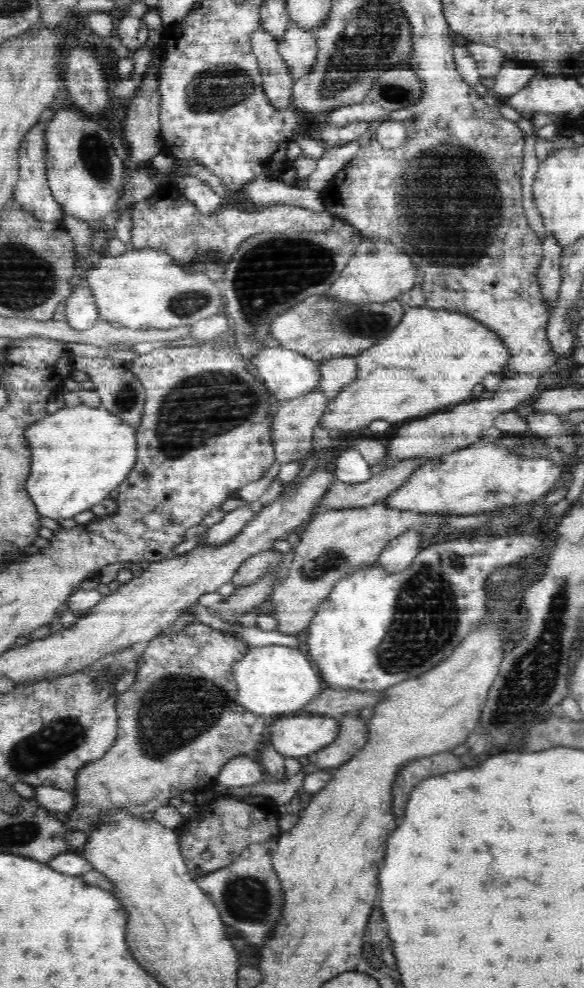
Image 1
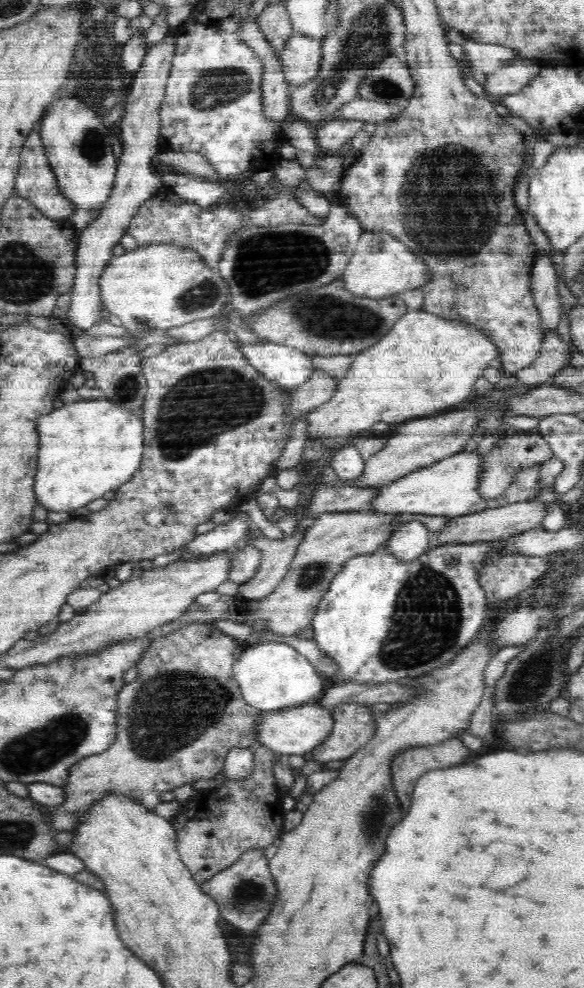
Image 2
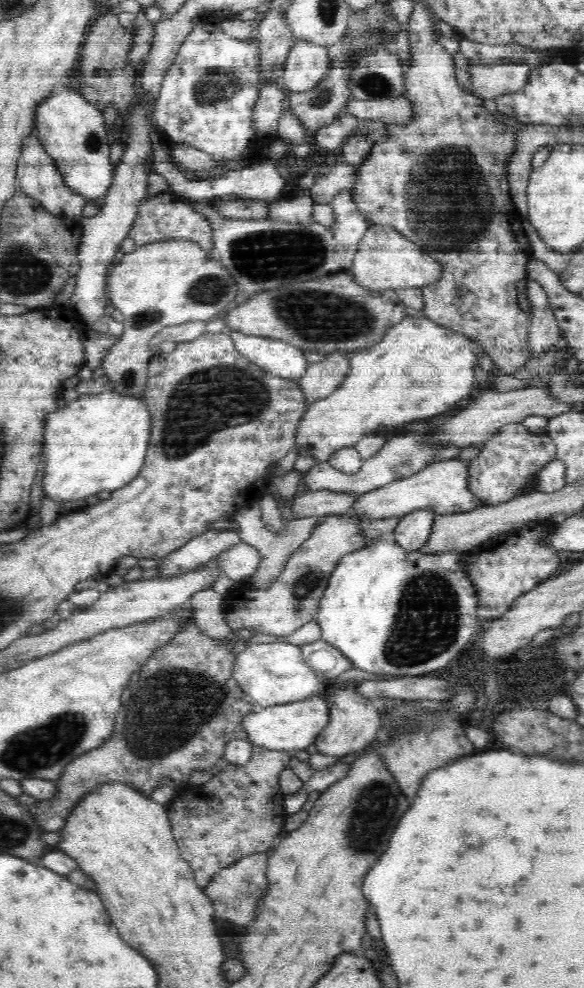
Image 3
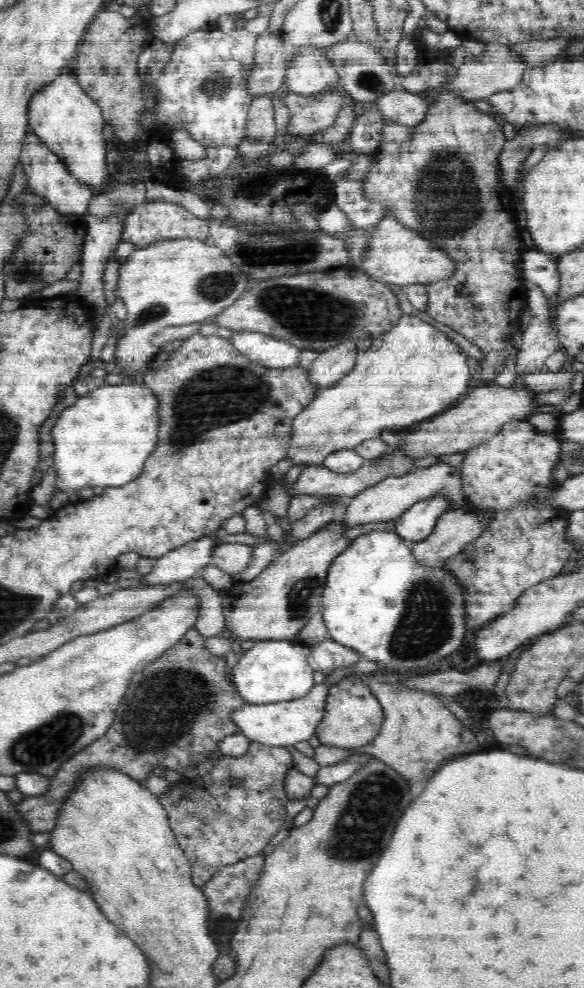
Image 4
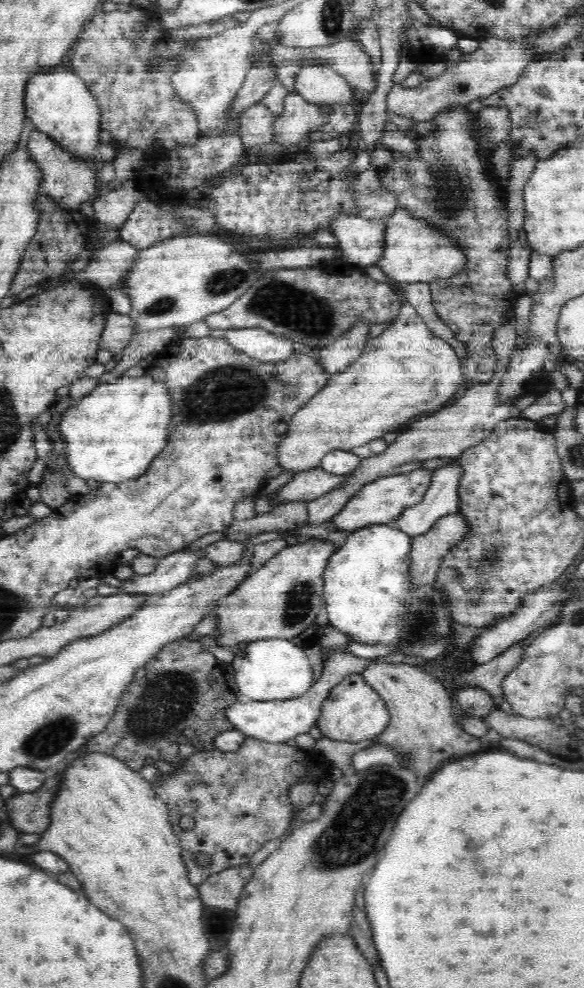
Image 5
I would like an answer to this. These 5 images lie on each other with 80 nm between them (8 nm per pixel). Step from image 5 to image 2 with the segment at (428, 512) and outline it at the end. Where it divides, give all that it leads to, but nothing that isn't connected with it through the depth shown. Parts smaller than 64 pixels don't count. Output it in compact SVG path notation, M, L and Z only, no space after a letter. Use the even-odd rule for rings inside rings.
M418 521L402 524L384 544L398 560L413 560L431 548L432 533Z

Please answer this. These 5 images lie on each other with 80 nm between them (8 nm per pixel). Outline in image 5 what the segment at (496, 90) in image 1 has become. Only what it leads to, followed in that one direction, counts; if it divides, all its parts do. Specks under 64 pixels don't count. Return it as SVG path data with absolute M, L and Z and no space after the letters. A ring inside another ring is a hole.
M540 35L521 39L520 41L506 41L489 37L478 46L474 52L469 52L461 61L448 64L448 68L437 78L432 78L416 88L407 89L400 84L394 84L386 100L387 113L396 114L415 122L431 120L442 110L450 106L469 104L481 97L489 96L500 88L506 88L518 80L519 74L533 58L534 40Z

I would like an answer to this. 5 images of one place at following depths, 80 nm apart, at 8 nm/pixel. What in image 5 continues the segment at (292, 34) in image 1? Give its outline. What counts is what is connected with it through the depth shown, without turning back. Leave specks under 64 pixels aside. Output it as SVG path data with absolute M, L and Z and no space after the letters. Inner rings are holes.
M329 66L302 67L294 84L295 92L315 107L335 109L356 101L349 81Z

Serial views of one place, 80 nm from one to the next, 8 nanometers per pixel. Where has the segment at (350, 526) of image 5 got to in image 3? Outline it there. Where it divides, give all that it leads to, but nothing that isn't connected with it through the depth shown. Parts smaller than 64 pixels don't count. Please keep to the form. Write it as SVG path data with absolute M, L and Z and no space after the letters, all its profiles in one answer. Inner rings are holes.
M458 457L431 463L410 477L390 481L371 492L358 495L358 500L352 506L352 511L354 511L352 516L358 520L370 522L392 517L402 518L412 512L425 509L430 509L434 515L452 515L483 507L484 504L478 498L474 498L474 494L470 494L466 480L466 462Z

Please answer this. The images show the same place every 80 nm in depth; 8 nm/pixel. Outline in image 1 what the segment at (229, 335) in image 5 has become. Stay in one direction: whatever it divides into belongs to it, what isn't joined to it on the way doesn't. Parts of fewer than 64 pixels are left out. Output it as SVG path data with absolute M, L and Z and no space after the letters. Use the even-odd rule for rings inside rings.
M286 347L258 349L251 354L250 358L255 370L258 371L258 377L264 381L265 387L272 392L279 401L294 400L295 397L302 396L304 393L311 392L312 388L320 385L320 369L318 362L310 360L309 357L294 349Z

